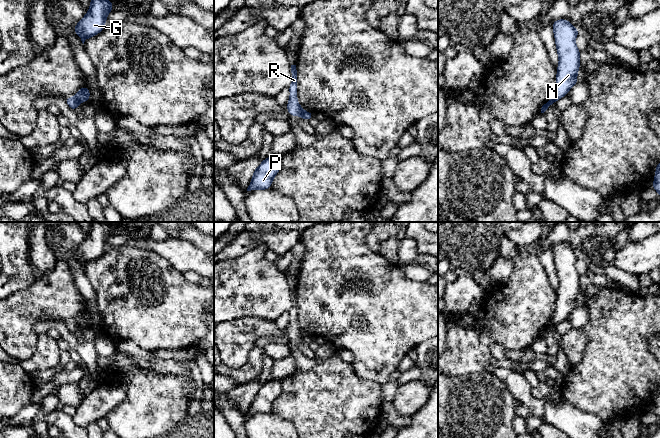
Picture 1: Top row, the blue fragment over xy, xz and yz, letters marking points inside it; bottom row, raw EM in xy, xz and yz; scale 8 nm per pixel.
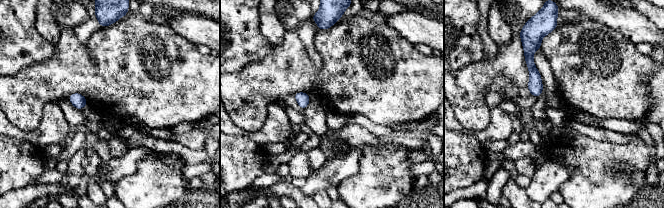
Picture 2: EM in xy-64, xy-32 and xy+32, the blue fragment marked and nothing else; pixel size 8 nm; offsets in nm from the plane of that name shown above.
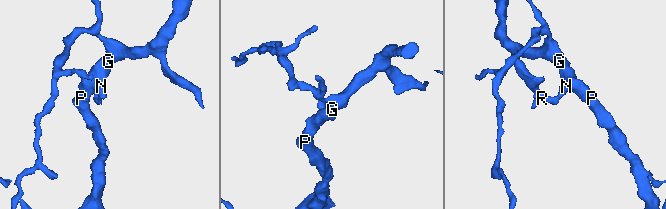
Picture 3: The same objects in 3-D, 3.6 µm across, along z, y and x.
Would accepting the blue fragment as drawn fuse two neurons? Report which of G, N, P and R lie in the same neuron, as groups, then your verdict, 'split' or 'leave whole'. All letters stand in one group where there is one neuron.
groups G N P / R; split

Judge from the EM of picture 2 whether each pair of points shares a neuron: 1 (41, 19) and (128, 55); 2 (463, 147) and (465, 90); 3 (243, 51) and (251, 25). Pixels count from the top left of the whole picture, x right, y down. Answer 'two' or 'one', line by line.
1: two
2: two
3: one

